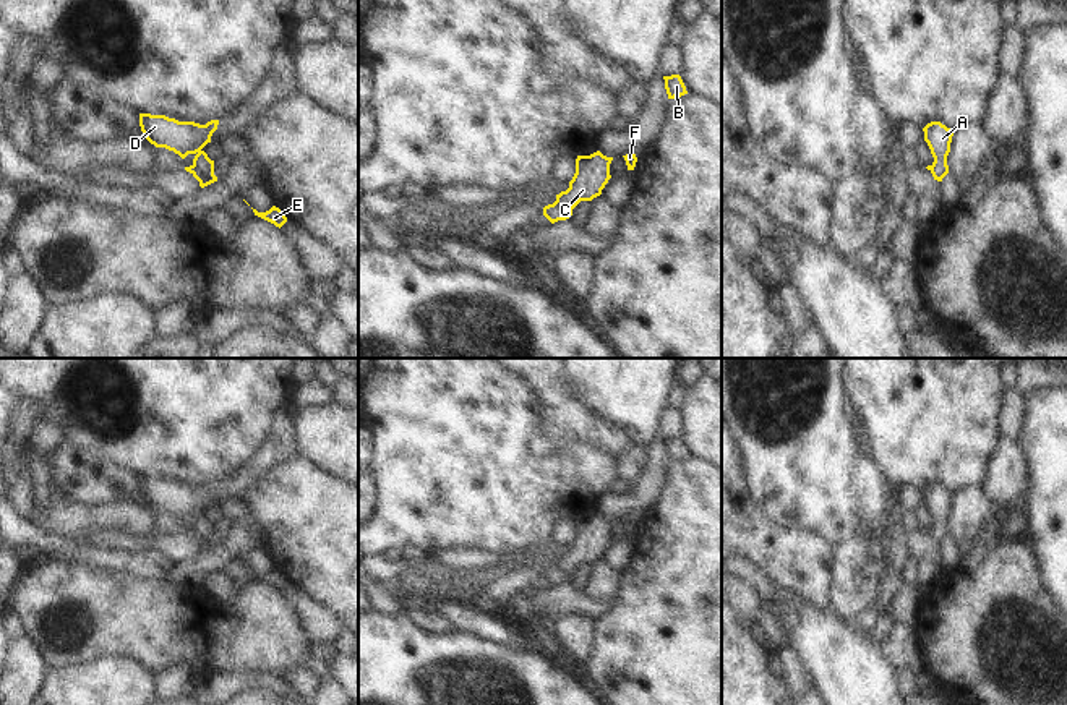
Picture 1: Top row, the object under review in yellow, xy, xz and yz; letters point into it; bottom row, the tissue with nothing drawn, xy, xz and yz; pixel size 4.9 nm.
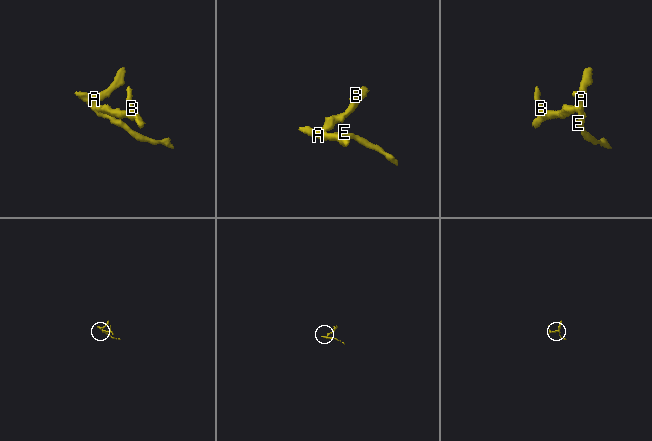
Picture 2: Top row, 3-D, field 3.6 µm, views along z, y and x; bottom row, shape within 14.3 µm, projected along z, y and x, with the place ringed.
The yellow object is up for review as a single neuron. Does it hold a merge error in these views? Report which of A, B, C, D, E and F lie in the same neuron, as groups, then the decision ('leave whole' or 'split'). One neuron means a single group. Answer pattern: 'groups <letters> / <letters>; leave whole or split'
groups A D E / B C F; split

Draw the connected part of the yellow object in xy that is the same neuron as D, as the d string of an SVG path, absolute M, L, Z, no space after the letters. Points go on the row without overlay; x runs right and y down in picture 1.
M139 476L139 489L144 501L156 511L174 514L182 522L188 517L199 515L211 506L212 496L217 493L219 483L206 488L195 485L178 485L165 478Z

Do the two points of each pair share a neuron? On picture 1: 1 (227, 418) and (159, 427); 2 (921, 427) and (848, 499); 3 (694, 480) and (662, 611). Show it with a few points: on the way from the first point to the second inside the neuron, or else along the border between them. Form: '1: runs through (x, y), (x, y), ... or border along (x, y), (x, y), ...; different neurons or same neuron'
1: runs through (211, 418), (175, 418); same neuron
2: border along (868, 452), (881, 474), (894, 487); different neurons
3: runs through (694, 512), (694, 568), (683, 579); same neuron

